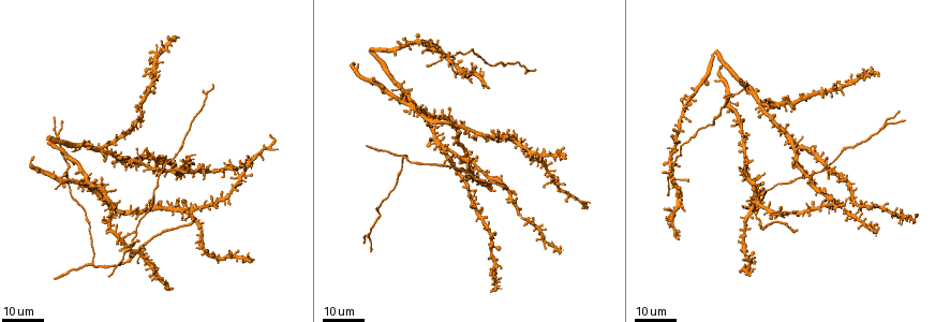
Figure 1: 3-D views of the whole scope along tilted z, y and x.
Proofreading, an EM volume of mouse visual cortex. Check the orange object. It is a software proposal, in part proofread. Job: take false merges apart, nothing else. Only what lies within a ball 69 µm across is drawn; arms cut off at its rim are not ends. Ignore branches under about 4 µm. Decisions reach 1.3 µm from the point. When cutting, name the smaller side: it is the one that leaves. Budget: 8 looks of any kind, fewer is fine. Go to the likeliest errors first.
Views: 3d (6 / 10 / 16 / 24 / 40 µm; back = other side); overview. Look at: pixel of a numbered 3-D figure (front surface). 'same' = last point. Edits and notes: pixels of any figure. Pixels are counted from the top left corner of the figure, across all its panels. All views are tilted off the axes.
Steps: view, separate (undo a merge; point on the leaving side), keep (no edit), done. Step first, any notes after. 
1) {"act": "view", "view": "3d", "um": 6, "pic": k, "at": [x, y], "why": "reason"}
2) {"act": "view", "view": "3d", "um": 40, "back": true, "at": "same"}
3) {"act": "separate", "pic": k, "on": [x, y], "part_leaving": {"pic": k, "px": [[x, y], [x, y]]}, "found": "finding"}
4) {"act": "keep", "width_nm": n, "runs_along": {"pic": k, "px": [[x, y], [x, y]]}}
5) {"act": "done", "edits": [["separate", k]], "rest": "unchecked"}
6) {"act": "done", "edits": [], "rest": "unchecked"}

{"act": "view", "view": "3d", "um": 16, "pic": 1, "at": [672, 175], "why": "three-way junction"}

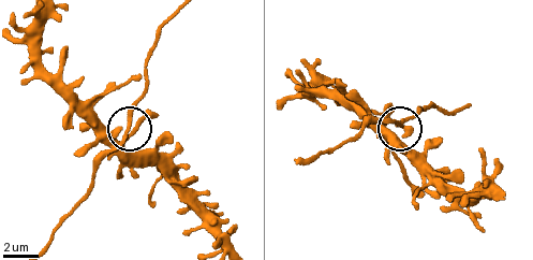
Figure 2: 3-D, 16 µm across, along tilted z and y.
{"act": "view", "view": "3d", "um": 6, "pic": 2, "at": [395, 121]}

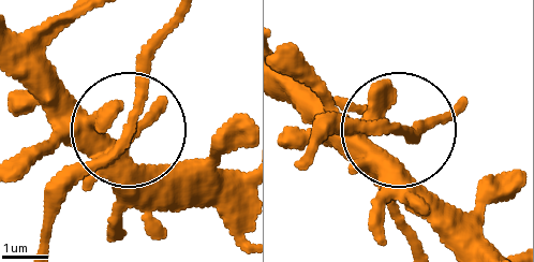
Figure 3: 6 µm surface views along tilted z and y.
{"act": "keep", "arms": 3, "found": "continuous, no second neuron"}

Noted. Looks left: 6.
{"act": "view", "view": "3d", "um": 24, "pic": 1, "at": [221, 200]}

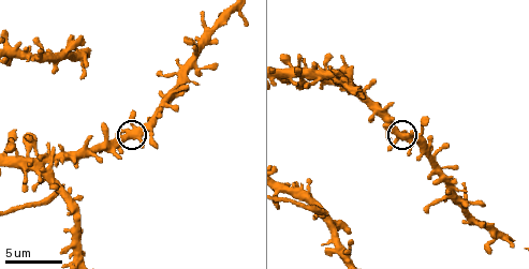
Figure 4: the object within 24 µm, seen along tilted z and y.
{"act": "view", "view": "3d", "um": 6, "pic": 4, "at": [129, 131], "why": "closer look"}

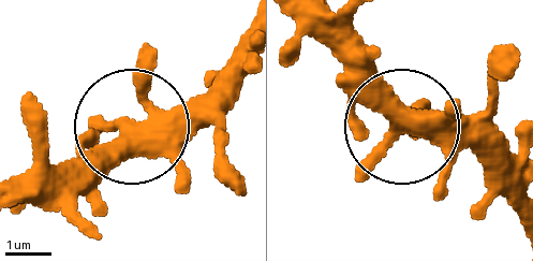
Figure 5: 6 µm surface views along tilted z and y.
{"act": "keep", "arms": 4, "runs_along": {"pic": 5, "px": [[296, 14], [388, 114], [501, 135]]}, "found": "continuous, no second neuron"}

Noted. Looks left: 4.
{"act": "view", "view": "3d", "um": 24, "pic": 1, "at": [89, 264], "why": "arms part here"}

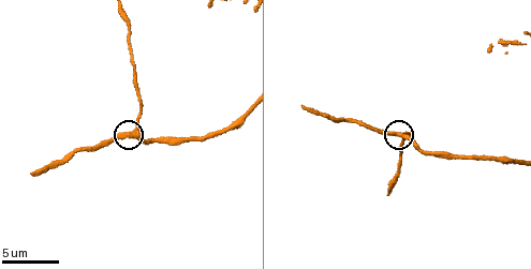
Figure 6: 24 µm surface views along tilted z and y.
{"act": "view", "view": "3d", "um": 10, "pic": 6, "at": [137, 133]}

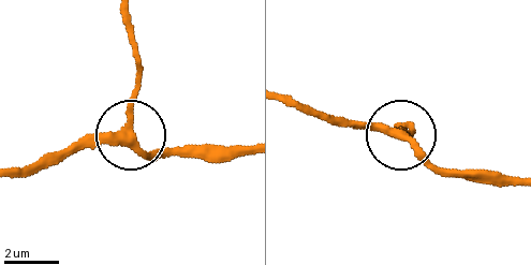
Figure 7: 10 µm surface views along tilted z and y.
{"act": "keep", "runs_along": {"pic": 7, "px": [[242, 145], [151, 152], [123, 132], [69, 144]]}, "found": "all the same neuron"}

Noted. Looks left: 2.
{"act": "view", "view": "3d", "um": 24, "pic": 1, "at": [877, 131], "why": "sudden change in width"}

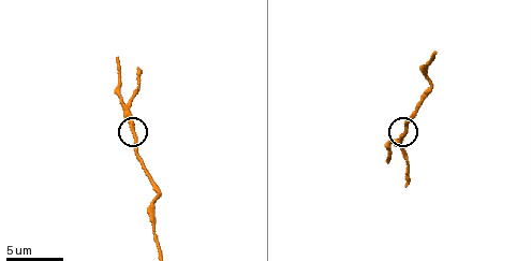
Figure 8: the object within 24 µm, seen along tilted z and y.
{"act": "view", "view": "3d", "um": 10, "pic": 8, "at": [130, 130]}

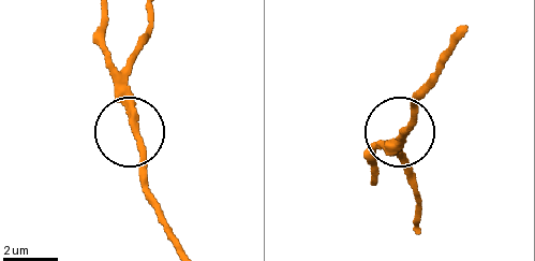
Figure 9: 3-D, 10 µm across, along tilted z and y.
{"act": "keep", "runs_along": {"pic": 9, "px": [[181, 249], [146, 182], [125, 70]]}, "found": "one neuron here"}

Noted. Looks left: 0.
{"act": "done", "edits": [], "rest": "unchecked"}

